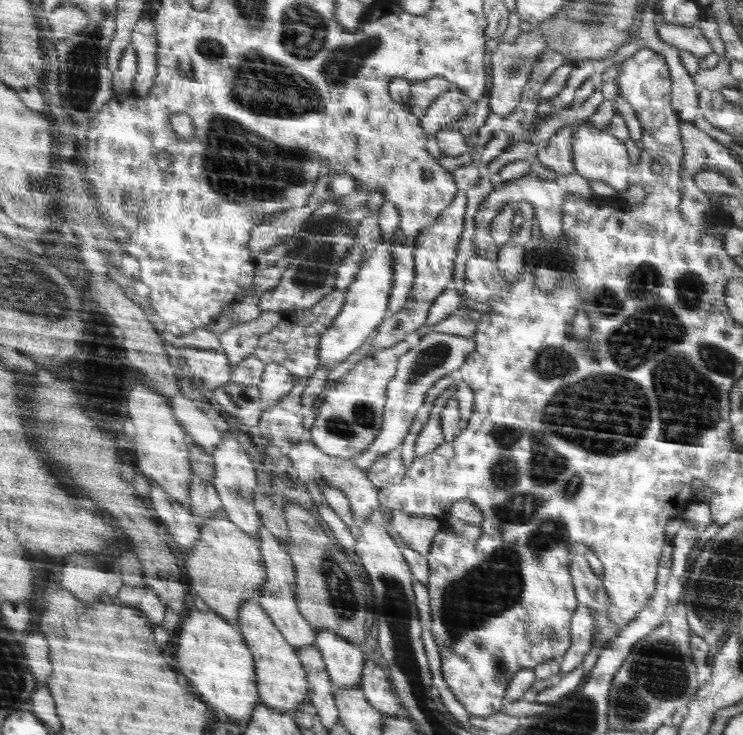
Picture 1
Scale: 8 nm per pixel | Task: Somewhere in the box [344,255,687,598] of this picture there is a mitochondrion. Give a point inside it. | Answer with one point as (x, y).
(426, 363)

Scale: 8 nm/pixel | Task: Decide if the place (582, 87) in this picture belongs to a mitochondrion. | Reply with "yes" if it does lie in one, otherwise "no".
no

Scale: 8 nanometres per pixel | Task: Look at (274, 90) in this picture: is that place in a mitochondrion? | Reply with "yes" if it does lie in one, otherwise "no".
yes

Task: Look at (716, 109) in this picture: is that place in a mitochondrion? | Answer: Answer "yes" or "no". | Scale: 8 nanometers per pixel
no

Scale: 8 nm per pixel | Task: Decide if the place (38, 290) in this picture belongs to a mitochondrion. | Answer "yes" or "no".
yes

